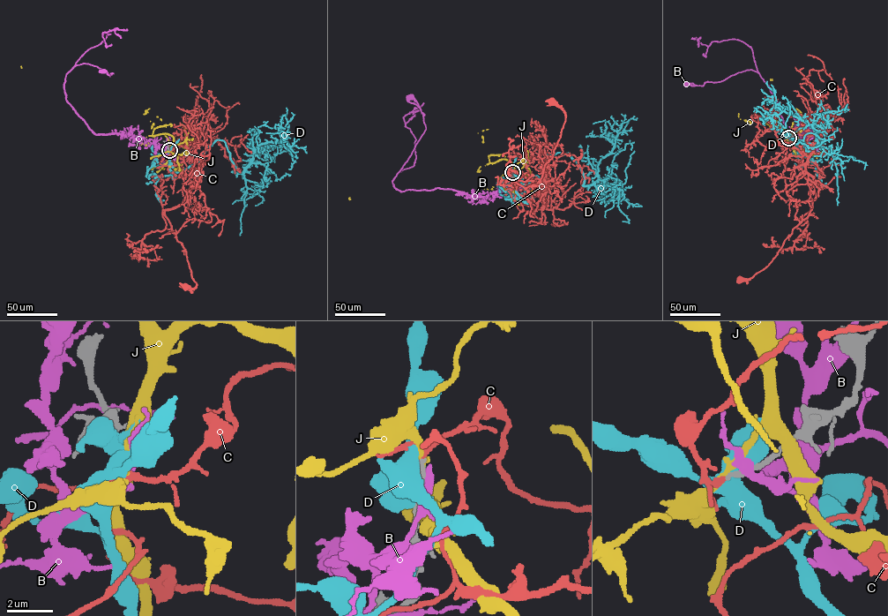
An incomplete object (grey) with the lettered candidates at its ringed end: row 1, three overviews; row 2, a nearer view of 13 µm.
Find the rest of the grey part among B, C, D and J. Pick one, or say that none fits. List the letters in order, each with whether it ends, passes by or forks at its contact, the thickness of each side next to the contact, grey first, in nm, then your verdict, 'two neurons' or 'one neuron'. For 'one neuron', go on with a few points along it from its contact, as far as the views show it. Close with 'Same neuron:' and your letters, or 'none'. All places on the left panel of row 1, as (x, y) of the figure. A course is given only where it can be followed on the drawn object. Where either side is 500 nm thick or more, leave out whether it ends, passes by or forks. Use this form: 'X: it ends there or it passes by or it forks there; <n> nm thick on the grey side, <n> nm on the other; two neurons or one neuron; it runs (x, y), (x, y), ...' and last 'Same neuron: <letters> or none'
B: it passes by; 280 nm thick on the grey side, 360 nm on the other; two neurons
C: it passes by; 220 nm thick on the grey side, 190 nm on the other; one neuron; it runs (169, 150), (187, 144), (197, 175), (183, 202), (165, 211), (197, 285), (185, 286)
D: 280 nm thick on the grey side, 550 nm on the other; two neurons
J: it passes by; 240 nm thick on the grey side, 320 nm on the other; two neurons
Same neuron: C

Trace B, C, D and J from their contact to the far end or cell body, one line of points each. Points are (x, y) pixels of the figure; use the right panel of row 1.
B: (789, 138), (806, 130), (796, 128), (786, 133), (776, 99), (757, 71), (747, 70), (703, 86), (687, 84)
C: (788, 138), (796, 128), (818, 138), (806, 167), (813, 177), (812, 209), (767, 266), (740, 279)
D: (789, 138), (805, 156), (779, 122), (792, 139), (819, 145), (793, 115), (757, 110)
J: (788, 138), (788, 131), (772, 124), (772, 128), (765, 122), (777, 107), (770, 78)

